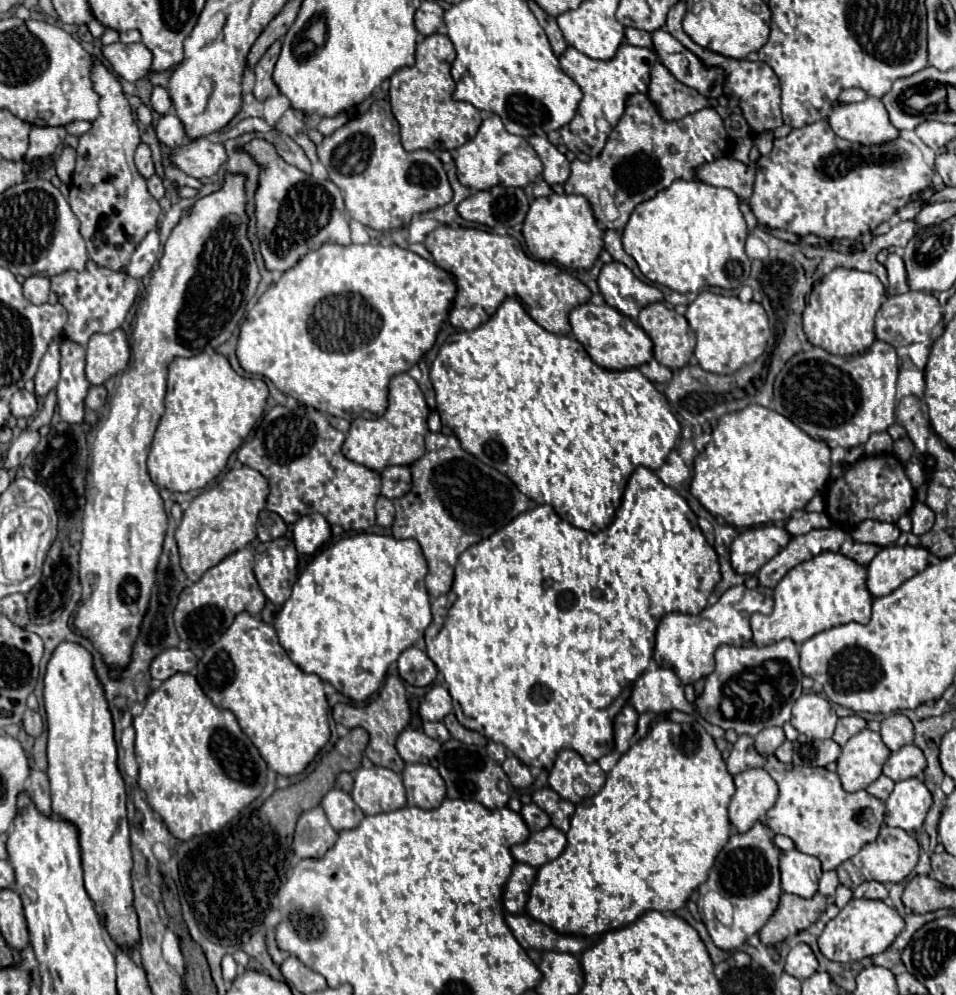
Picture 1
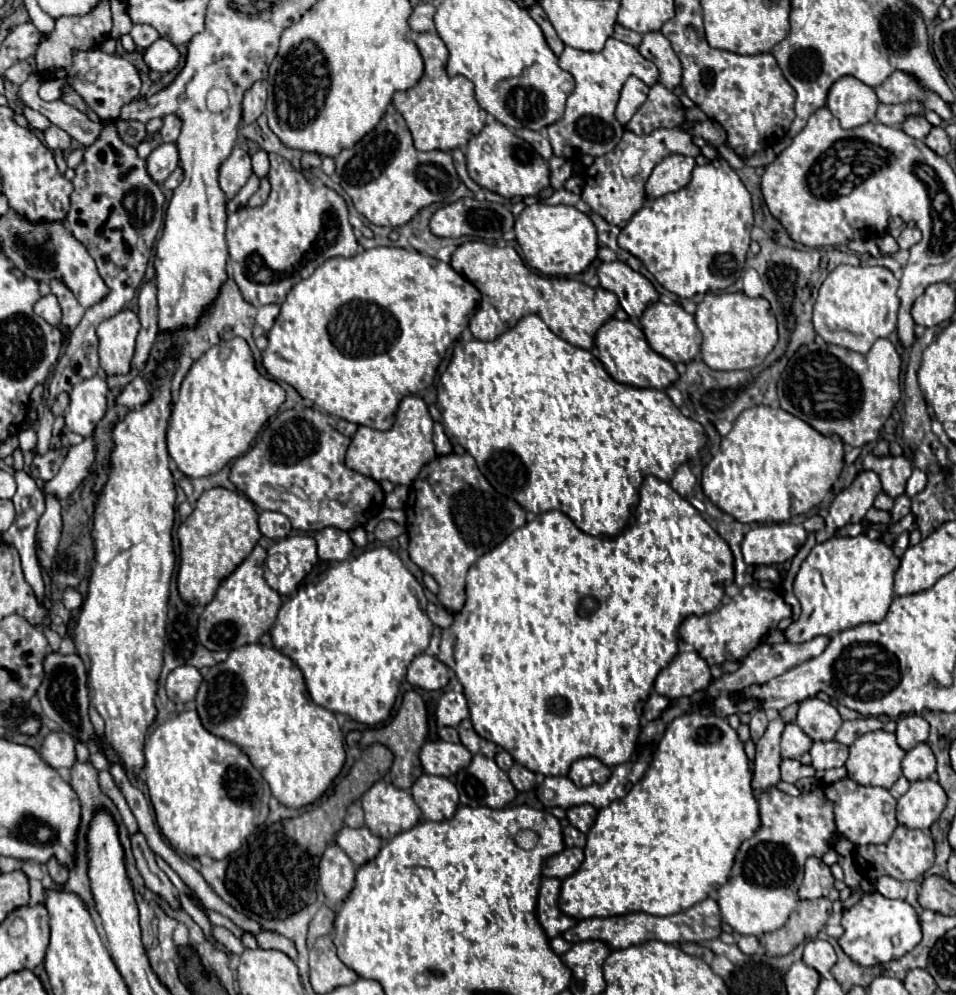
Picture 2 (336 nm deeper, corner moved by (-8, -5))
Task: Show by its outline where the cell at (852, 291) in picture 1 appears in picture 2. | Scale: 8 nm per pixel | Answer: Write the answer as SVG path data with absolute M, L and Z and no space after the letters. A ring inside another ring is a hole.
M838 265L822 283L814 303L814 329L832 345L856 353L868 353L876 339L896 331L900 299L896 295L900 281L886 267Z

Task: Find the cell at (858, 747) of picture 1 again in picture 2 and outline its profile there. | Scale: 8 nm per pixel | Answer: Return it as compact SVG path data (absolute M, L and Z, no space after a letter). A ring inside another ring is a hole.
M872 731L860 735L850 745L850 757L846 761L848 777L860 785L878 785L890 789L902 775L900 761L906 755L896 743L894 733Z

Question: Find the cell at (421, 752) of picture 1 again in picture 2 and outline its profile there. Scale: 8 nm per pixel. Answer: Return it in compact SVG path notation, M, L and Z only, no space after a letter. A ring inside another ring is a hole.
M428 741L422 745L420 761L426 773L450 777L464 769L472 759L472 753L464 745L446 741Z

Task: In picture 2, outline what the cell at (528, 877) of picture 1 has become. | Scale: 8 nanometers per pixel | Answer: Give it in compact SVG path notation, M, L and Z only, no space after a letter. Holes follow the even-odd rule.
M542 879L540 893L538 893L538 905L536 905L536 917L546 931L546 935L558 937L568 927L574 927L576 921L572 917L566 917L558 911L558 893L560 893L560 879Z

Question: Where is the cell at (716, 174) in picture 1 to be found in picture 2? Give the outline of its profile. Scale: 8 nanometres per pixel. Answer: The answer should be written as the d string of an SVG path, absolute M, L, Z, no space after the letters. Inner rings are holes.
M668 155L662 163L658 163L646 183L646 195L650 199L678 191L686 187L692 179L692 171L696 167L696 161L692 157L684 155Z

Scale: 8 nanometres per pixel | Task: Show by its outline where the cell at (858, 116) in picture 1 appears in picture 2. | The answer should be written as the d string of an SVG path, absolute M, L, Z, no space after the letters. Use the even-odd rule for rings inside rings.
M842 77L830 87L826 107L844 129L854 129L876 119L878 99L874 89L856 77Z

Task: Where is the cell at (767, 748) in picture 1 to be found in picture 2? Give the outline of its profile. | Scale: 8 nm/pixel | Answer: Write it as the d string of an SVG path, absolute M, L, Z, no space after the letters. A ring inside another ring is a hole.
M788 723L782 733L782 757L800 759L812 747L812 739L796 725Z

